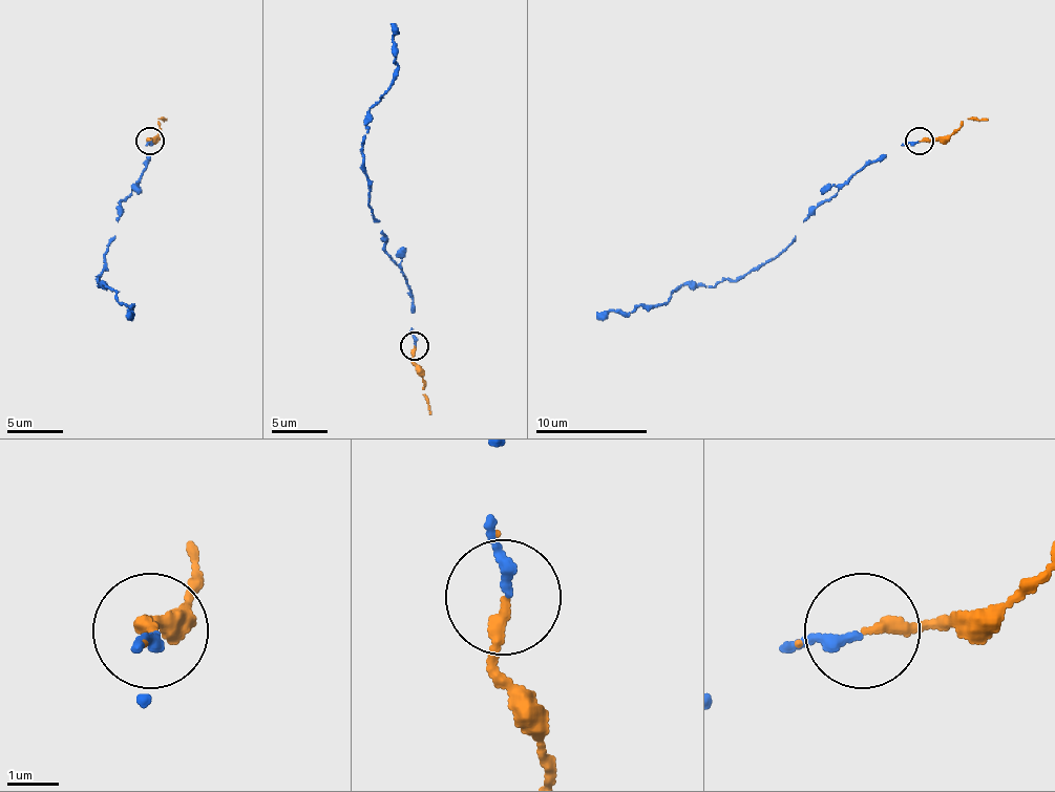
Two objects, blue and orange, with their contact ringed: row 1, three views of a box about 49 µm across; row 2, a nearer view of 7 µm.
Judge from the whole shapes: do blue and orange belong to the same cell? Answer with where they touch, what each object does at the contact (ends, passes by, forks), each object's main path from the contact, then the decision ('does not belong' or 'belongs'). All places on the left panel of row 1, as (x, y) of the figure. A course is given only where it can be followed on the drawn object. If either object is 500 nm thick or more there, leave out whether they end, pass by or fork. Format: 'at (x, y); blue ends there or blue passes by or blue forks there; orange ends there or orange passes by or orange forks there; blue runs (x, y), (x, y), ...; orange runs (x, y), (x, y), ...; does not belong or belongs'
at (149, 141); blue ends there; orange ends there; blue runs (150, 140), (147, 165), (139, 185), (120, 205), (106, 269), (98, 279), (120, 302), (131, 304), (128, 318); orange runs (150, 140), (159, 131), (159, 118), (167, 121); belongs

